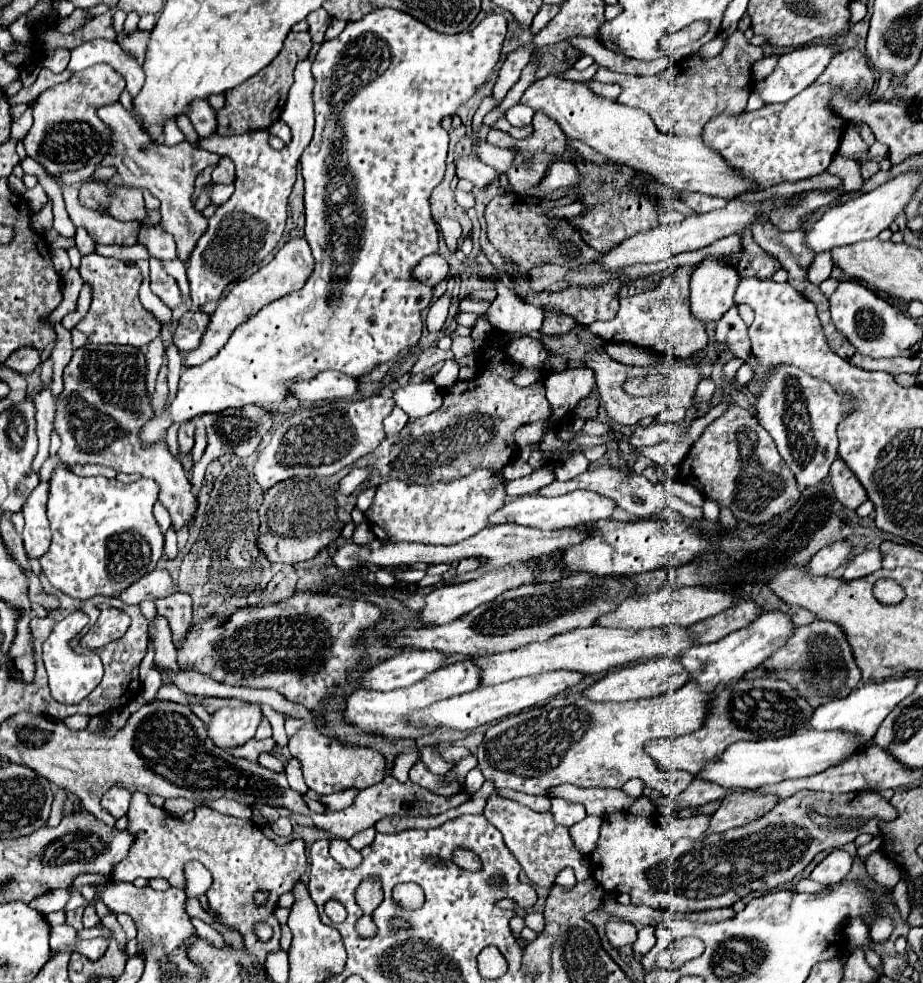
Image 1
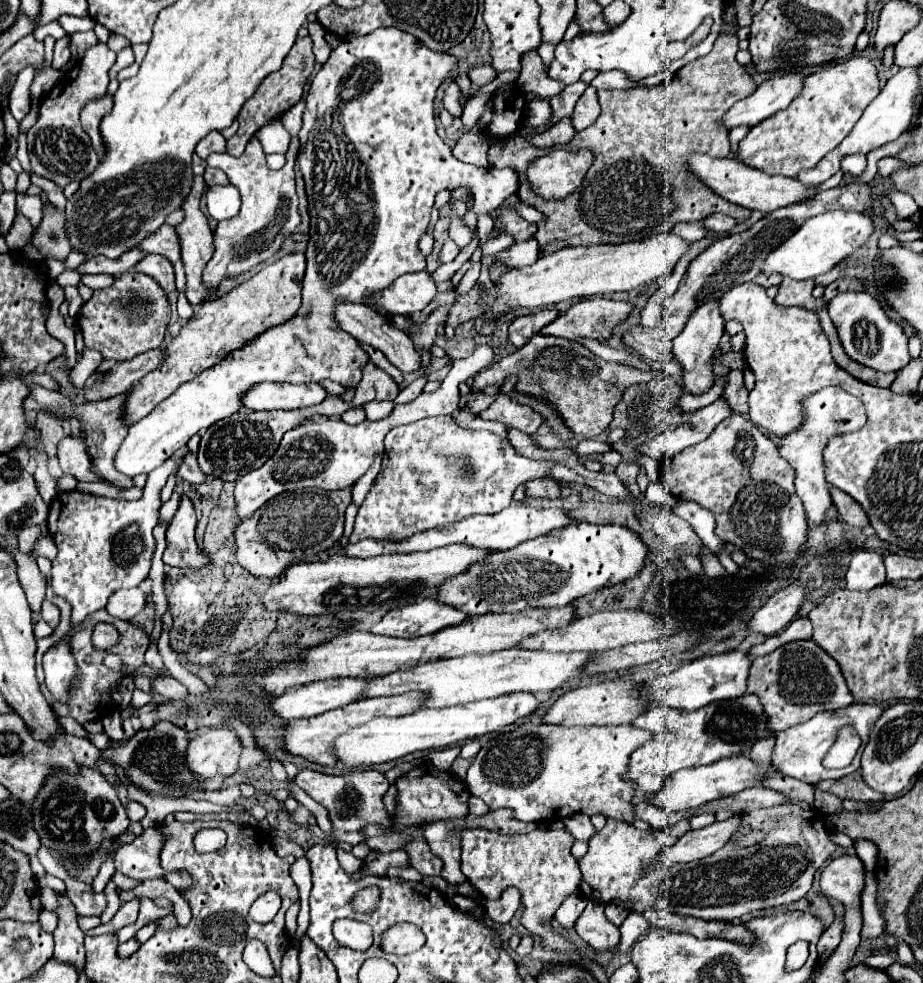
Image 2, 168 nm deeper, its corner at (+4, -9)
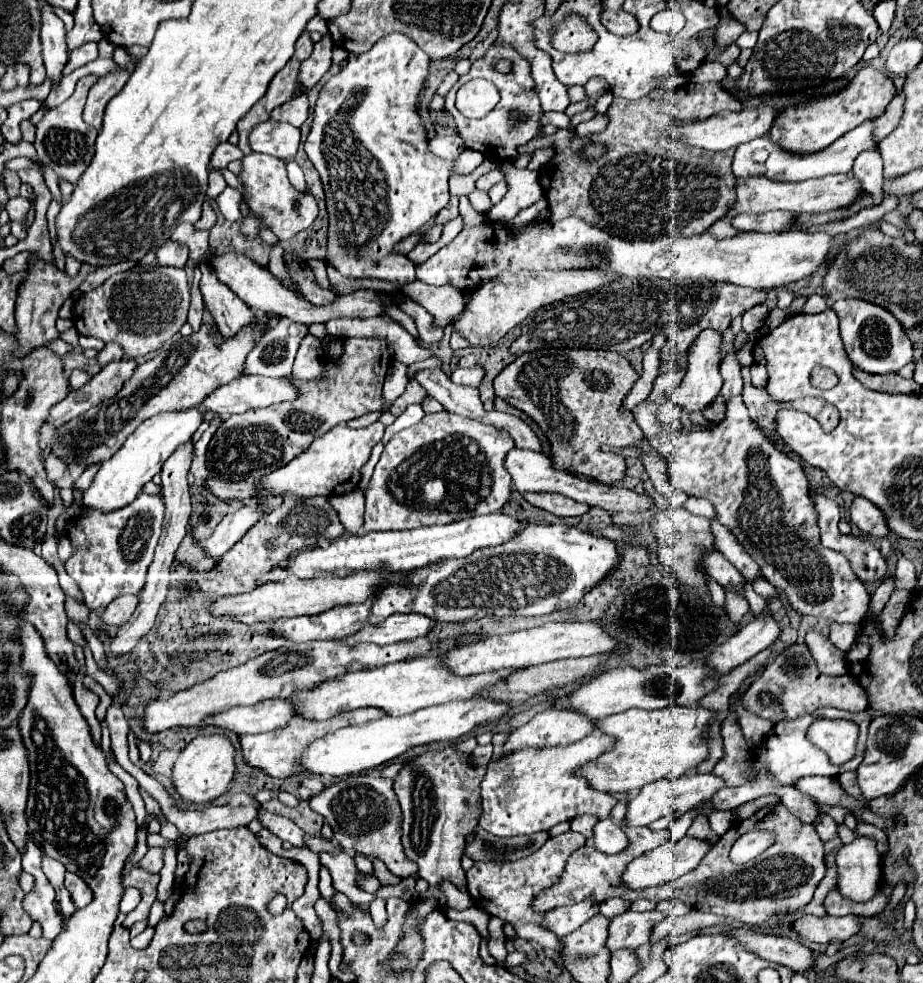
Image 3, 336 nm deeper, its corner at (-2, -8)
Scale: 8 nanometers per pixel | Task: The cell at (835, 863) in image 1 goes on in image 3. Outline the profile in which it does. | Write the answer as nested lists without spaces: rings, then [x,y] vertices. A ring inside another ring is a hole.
[[[856,836],[852,844],[844,844],[836,854],[838,892],[852,902],[868,902],[878,892],[880,854],[872,838]]]

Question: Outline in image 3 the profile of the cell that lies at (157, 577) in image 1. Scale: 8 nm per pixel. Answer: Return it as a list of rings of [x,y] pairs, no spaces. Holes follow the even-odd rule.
[[[118,596],[104,610],[102,620],[108,626],[122,626],[134,614],[136,606],[138,606],[138,596]]]

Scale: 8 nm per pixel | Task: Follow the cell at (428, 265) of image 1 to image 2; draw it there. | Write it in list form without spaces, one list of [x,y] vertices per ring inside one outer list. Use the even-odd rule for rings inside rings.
[[[426,271],[408,273],[406,277],[398,277],[384,293],[376,293],[372,301],[380,305],[380,309],[388,309],[388,315],[410,315],[422,311],[436,295],[436,285]]]

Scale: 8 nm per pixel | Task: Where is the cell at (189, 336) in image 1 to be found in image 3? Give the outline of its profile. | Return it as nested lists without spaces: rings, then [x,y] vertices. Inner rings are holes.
[[[118,360],[118,362],[106,364],[82,388],[78,388],[76,392],[70,392],[62,402],[58,402],[52,408],[46,422],[62,426],[72,418],[78,418],[90,408],[94,408],[94,404],[100,404],[102,400],[116,396],[122,390],[124,382],[132,376],[136,366],[138,364],[134,360]]]

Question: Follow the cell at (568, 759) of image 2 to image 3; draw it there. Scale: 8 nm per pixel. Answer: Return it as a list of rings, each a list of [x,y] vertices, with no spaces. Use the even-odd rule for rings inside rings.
[[[594,732],[574,744],[524,748],[500,758],[492,758],[482,780],[484,812],[480,826],[496,836],[518,836],[548,830],[558,822],[566,822],[582,814],[592,814],[598,820],[604,820],[618,804],[616,796],[594,790],[586,778],[576,774],[576,770],[612,750],[614,742],[614,736]]]

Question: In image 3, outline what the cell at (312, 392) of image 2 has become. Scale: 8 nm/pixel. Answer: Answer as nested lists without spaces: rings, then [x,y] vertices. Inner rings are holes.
[[[244,374],[230,384],[212,392],[202,408],[218,414],[238,414],[252,408],[266,408],[278,402],[294,402],[300,396],[298,386],[290,378],[266,378]]]

